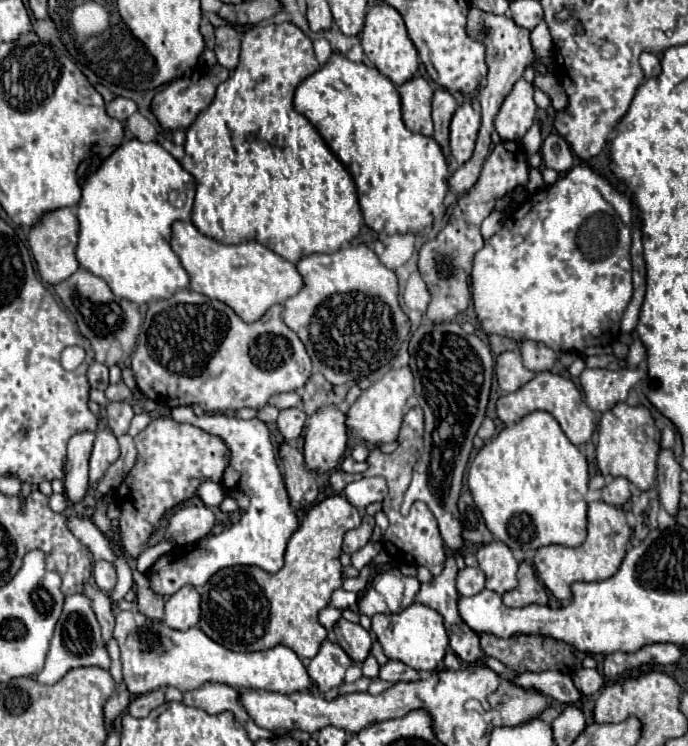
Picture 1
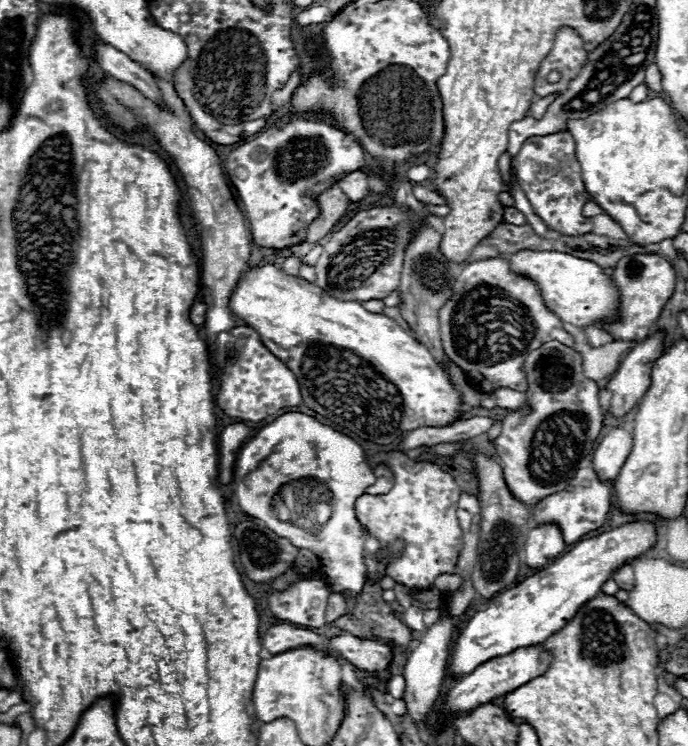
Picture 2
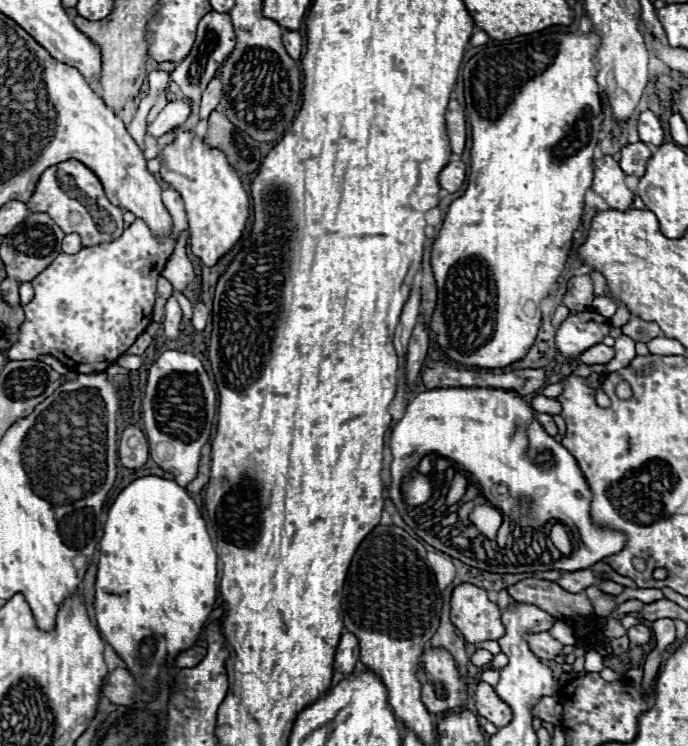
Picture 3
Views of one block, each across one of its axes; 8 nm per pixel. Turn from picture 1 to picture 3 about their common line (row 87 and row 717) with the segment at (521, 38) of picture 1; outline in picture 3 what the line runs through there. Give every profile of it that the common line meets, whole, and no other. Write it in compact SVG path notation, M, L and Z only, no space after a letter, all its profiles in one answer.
M480 682L478 684L478 690L476 690L478 698L476 698L476 708L478 708L478 714L486 720L490 720L494 726L502 728L502 726L508 726L510 724L510 718L512 718L512 710L510 706L506 706L506 702L502 702L498 698L498 694L494 692L494 688L486 682Z

